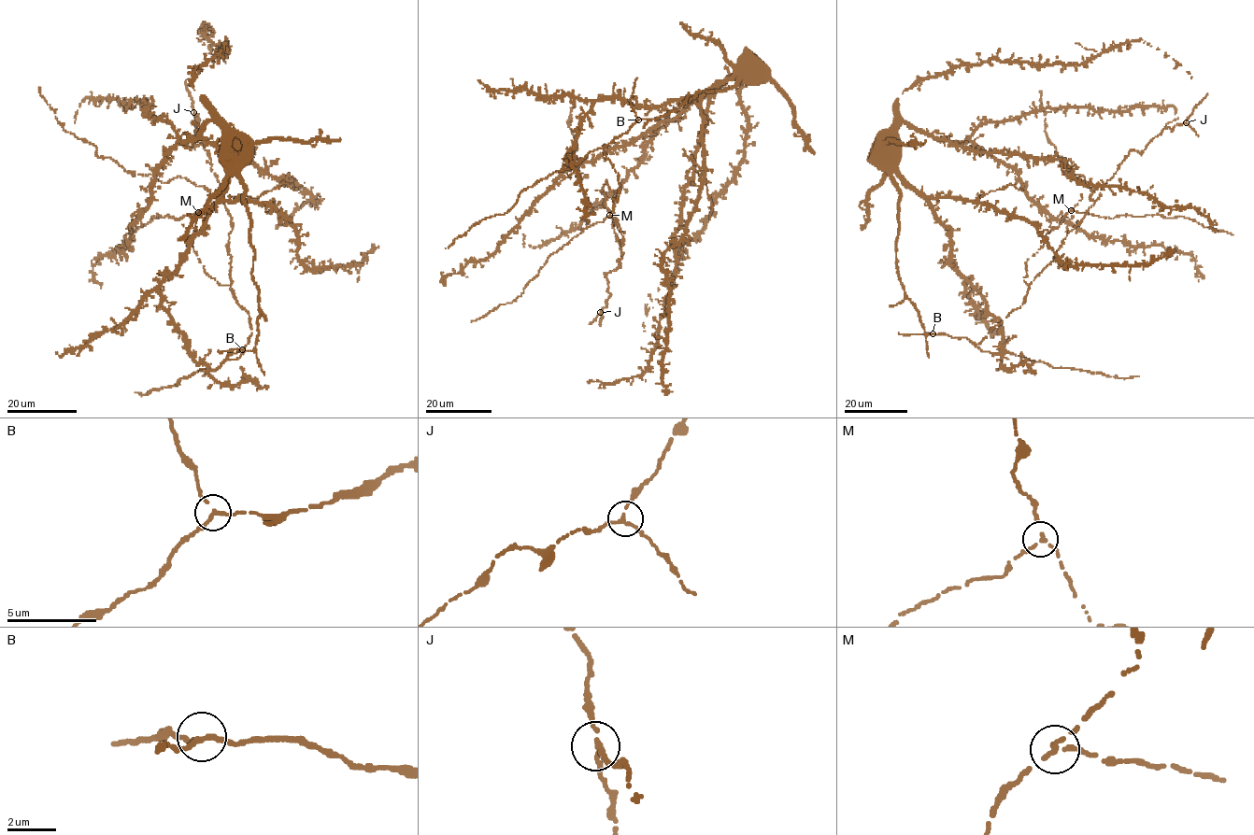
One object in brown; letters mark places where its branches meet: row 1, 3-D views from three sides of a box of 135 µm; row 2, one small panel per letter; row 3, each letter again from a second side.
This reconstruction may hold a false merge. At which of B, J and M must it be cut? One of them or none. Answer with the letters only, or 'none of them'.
M

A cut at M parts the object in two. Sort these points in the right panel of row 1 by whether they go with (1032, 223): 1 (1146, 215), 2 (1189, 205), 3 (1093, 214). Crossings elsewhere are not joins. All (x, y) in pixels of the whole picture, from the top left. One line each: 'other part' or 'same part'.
1: other part
2: same part
3: other part

